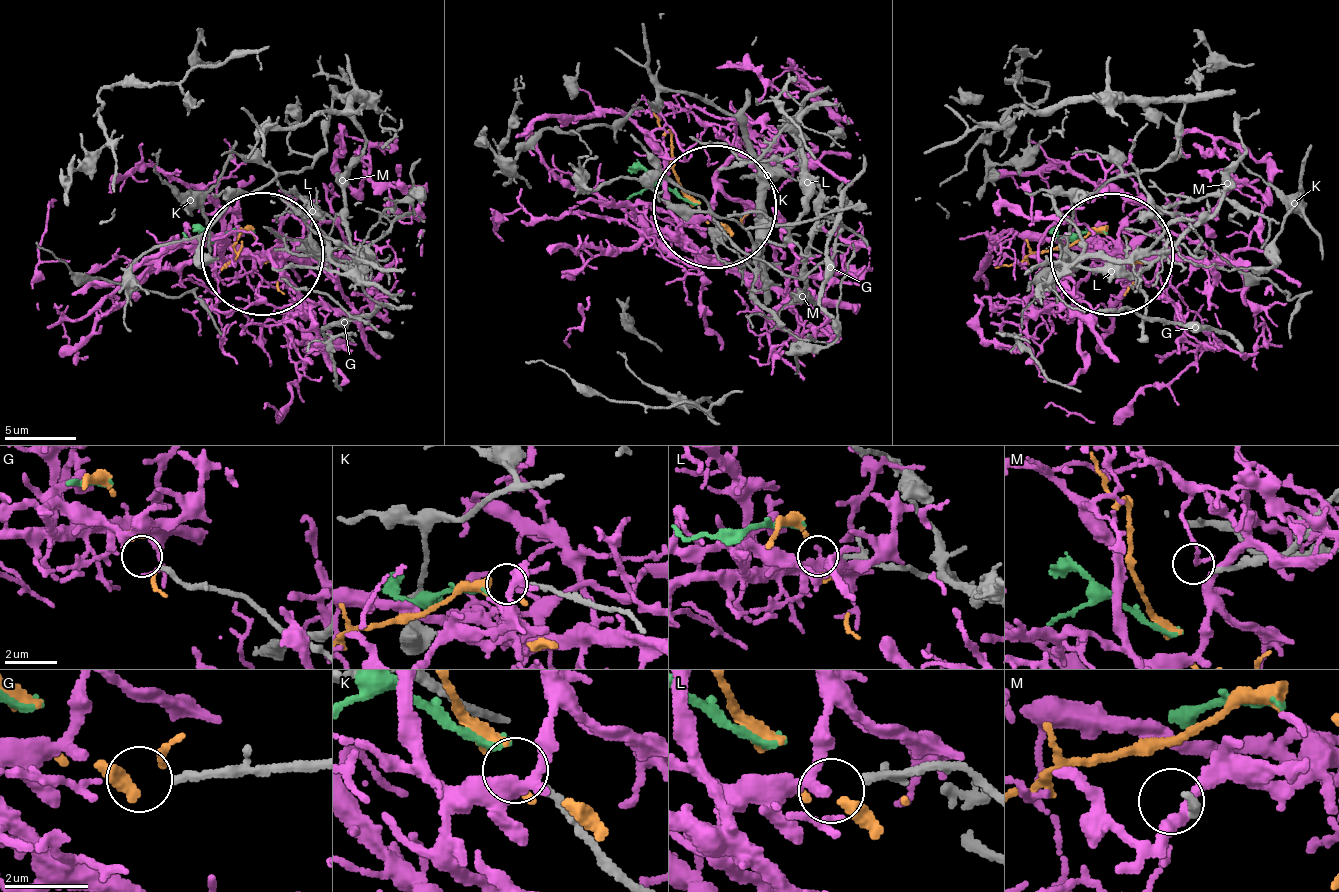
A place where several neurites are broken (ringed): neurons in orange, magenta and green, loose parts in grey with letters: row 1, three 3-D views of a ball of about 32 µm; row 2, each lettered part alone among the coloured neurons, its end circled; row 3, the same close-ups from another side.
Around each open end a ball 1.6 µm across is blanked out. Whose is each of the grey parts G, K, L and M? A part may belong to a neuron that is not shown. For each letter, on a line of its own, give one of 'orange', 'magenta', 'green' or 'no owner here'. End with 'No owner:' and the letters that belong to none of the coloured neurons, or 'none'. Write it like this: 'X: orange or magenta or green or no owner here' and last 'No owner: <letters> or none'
G: orange
K: green
L: no owner here
M: no owner here
No owner: L, M

